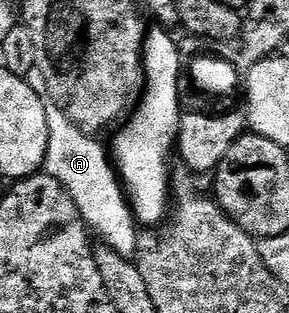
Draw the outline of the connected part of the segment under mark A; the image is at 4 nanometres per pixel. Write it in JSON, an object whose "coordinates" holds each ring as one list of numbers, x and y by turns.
{"coordinates":[[48,105,47,119,49,148,45,163,46,173,57,179,67,189,69,196,73,196,73,204,77,204,84,222,96,235,99,233,107,241,104,243,110,249,123,258,134,259,141,249,138,234,140,231,108,151,106,154,89,135,82,134,79,131,82,129,67,119,60,106]]}

